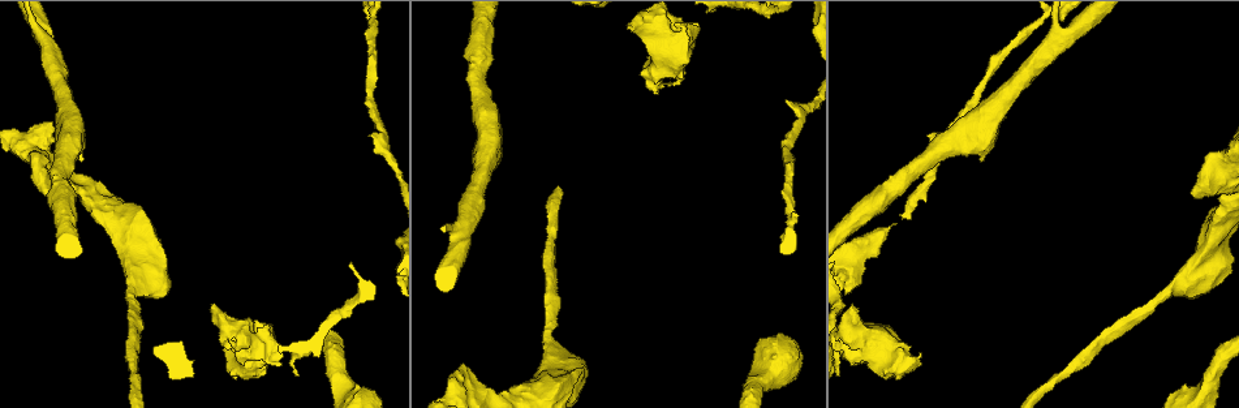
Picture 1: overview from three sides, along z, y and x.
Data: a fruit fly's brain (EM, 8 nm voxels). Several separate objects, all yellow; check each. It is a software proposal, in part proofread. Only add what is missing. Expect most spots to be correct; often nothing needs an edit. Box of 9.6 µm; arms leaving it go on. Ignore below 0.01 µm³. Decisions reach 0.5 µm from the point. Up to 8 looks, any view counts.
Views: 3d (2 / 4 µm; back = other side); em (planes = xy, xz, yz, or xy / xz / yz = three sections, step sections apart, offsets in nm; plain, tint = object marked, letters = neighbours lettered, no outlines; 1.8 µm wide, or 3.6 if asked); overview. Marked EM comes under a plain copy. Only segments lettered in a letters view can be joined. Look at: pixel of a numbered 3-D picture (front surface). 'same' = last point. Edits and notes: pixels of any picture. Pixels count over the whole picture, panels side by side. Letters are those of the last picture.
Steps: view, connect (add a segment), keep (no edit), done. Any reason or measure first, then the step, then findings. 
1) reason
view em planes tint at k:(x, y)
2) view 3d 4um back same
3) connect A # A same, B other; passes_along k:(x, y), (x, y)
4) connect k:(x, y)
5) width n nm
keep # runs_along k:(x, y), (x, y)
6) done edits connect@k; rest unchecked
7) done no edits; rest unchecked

view em xz step 4 tint at 1:(1191, 191)

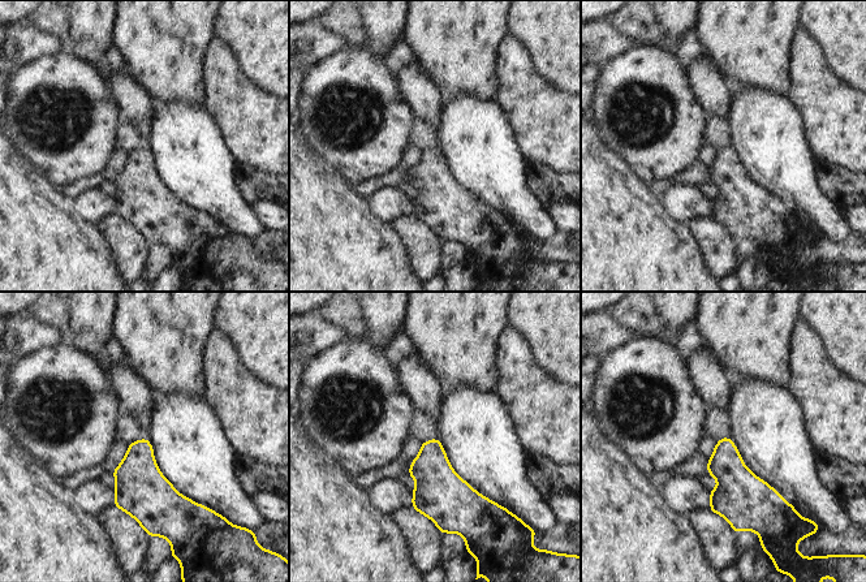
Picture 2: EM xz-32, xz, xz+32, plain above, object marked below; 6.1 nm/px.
view em xy step 16 letters same

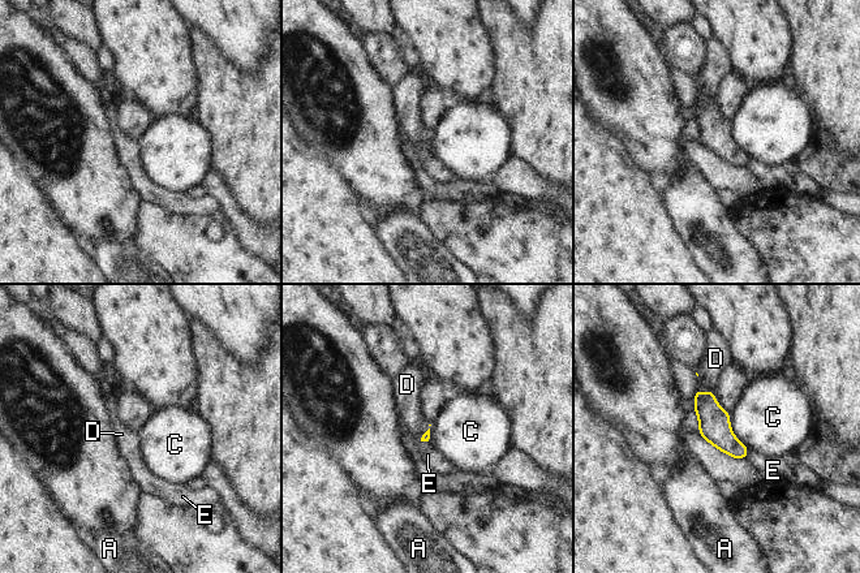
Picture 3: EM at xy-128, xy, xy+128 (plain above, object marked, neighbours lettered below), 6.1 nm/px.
keep # A other, C other, D other, E other; border 3:(697, 387), (702, 392), (713, 390); no lettered segment goes on from it

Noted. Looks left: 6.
thick turns thin
view 3d 4um at 1:(910, 363)

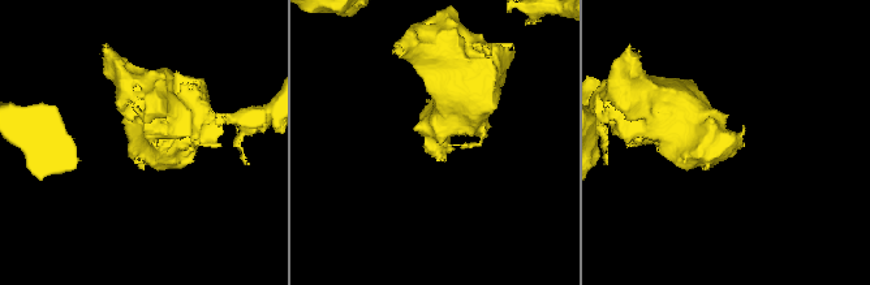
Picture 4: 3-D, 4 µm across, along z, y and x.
now the EM
view em 3.6um planes letters at 4:(437, 144)

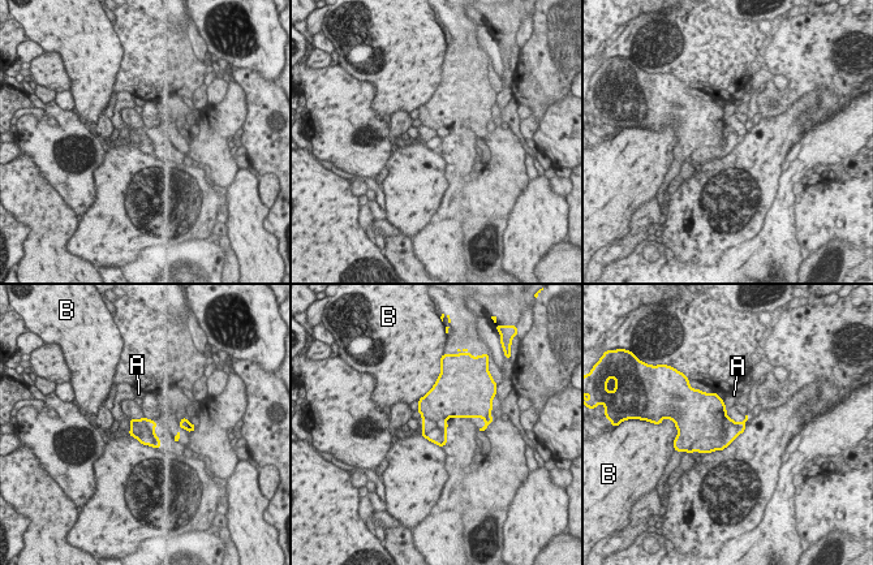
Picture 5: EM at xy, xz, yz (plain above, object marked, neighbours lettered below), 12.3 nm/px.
width 280 nm; longest_contact B 280 nm
keep # A other, B other; none of them fits

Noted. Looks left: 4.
an open end
view 3d 4um at 1:(370, 136)

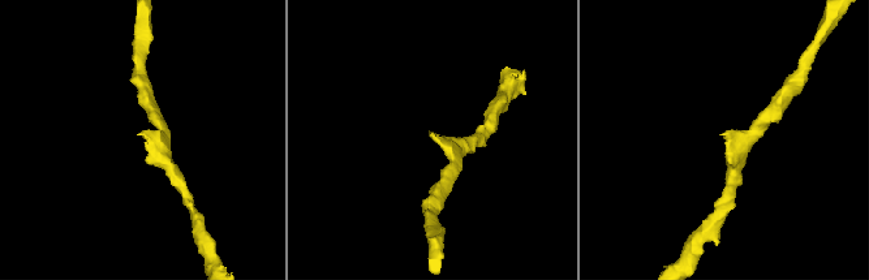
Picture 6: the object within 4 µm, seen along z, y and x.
arm_widths 170, 200 nm
view em planes letters at 6:(429, 134)

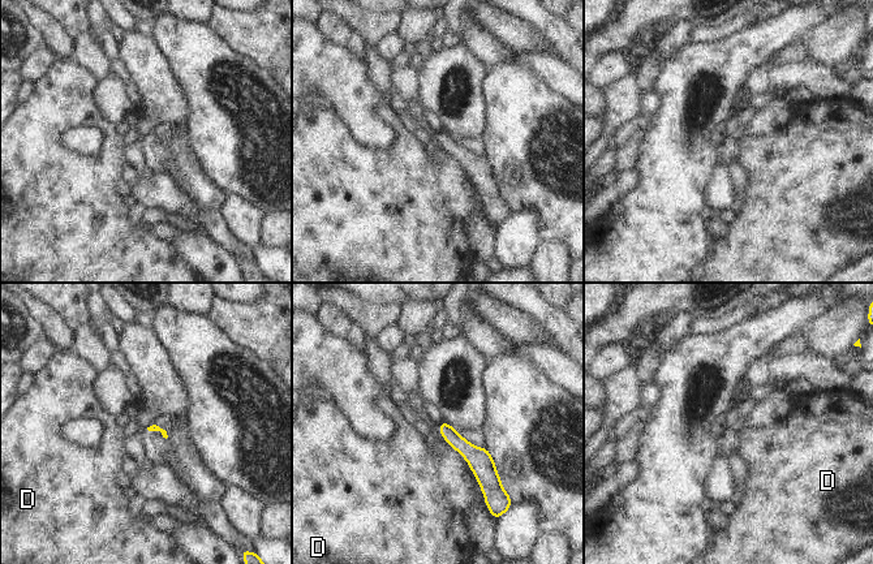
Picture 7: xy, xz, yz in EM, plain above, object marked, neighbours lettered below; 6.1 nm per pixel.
keep # D other; none of them fits

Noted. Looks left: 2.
done no edits; rest unchecked

